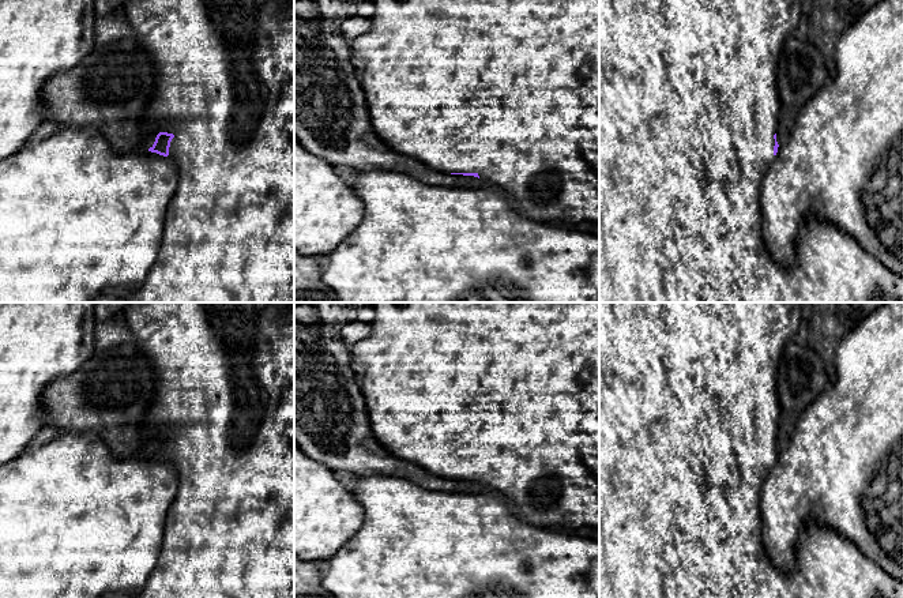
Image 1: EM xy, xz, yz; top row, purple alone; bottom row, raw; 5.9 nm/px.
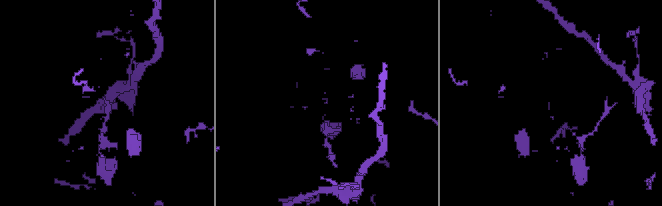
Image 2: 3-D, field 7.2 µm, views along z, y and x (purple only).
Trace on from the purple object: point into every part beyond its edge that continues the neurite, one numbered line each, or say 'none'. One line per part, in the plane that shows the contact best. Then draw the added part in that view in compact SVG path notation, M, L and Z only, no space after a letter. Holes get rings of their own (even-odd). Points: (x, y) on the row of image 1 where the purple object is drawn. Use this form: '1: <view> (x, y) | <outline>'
1: xy (224, 68) | M127 0L125 20L155 68L155 89L147 106L146 129L173 133L169 155L177 166L177 189L168 206L158 257L142 286L127 297L99 296L87 302L294 302L294 0Z

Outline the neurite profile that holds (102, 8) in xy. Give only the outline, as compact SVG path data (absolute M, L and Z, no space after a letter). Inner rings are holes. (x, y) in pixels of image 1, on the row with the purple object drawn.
M97 0L94 12L98 19L106 19L112 12L117 11L127 0Z

